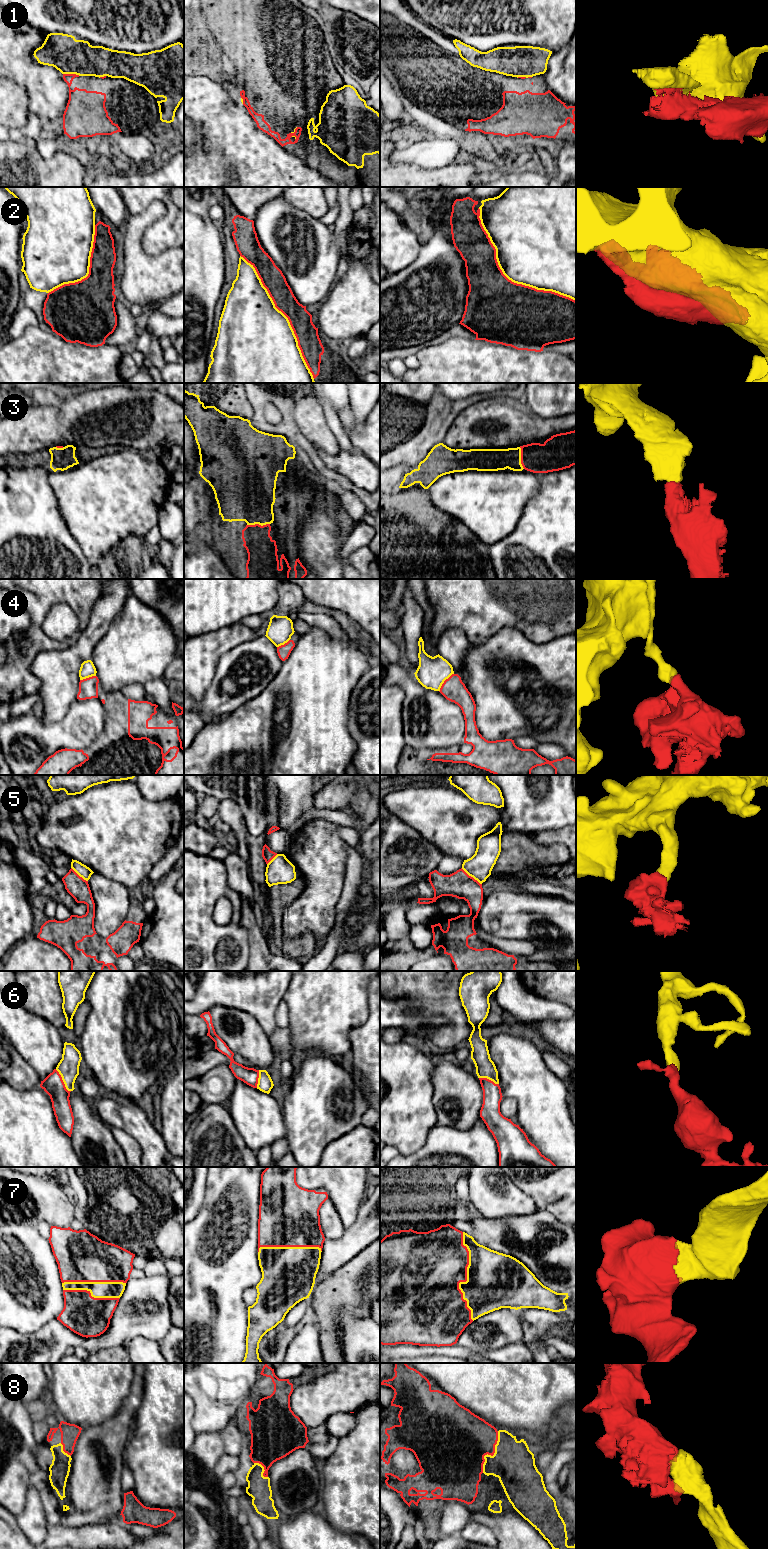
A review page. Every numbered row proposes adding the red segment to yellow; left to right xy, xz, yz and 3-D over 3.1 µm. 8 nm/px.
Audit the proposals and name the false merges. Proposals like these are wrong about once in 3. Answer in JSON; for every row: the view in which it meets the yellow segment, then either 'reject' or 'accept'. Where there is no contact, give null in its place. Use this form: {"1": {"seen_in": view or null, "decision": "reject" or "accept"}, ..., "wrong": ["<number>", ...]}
{"1": {"seen_in": "xy", "decision": "reject"}, "2": {"seen_in": "yz", "decision": "reject"}, "3": {"seen_in": "xz", "decision": "accept"}, "4": {"seen_in": "yz", "decision": "reject"}, "5": {"seen_in": "yz", "decision": "reject"}, "6": {"seen_in": "xy", "decision": "accept"}, "7": {"seen_in": "yz", "decision": "accept"}, "8": {"seen_in": "yz", "decision": "accept"}, "wrong": ["1", "2", "4", "5"]}

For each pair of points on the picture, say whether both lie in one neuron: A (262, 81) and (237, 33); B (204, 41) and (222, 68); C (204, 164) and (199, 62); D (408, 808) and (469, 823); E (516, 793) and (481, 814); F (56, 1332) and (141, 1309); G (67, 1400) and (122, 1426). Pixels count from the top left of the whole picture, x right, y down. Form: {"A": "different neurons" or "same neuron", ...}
{"A": "same neuron", "B": "same neuron", "C": "different neurons", "D": "same neuron", "E": "different neurons", "F": "same neuron", "G": "different neurons"}

